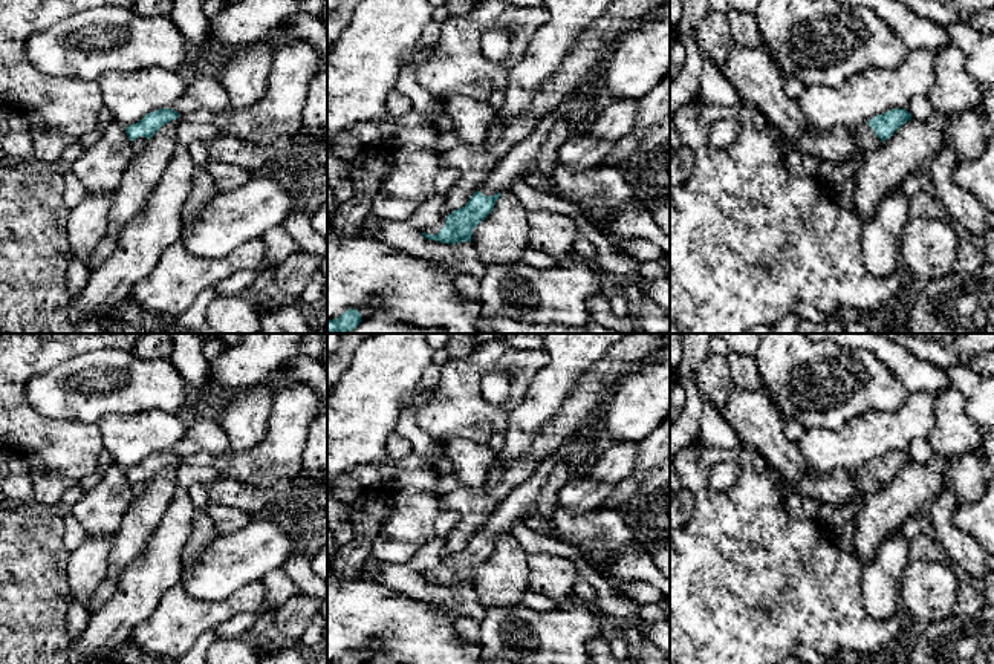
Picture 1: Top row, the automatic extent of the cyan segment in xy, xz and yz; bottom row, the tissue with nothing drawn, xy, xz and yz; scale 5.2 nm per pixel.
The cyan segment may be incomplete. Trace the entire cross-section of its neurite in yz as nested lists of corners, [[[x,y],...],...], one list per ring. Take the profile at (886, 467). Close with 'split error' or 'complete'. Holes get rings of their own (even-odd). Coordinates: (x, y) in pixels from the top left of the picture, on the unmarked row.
[[[892,451],[853,470],[853,480],[861,496],[869,496],[888,482],[901,468],[911,462],[905,451]]]; split error

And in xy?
[[[159,451],[147,456],[141,464],[125,470],[125,476],[136,494],[141,494],[147,483],[167,465],[180,462],[182,459],[173,451]]]; split error

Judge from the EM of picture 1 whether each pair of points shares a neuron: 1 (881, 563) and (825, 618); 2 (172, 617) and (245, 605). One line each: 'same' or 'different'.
1: different
2: same

